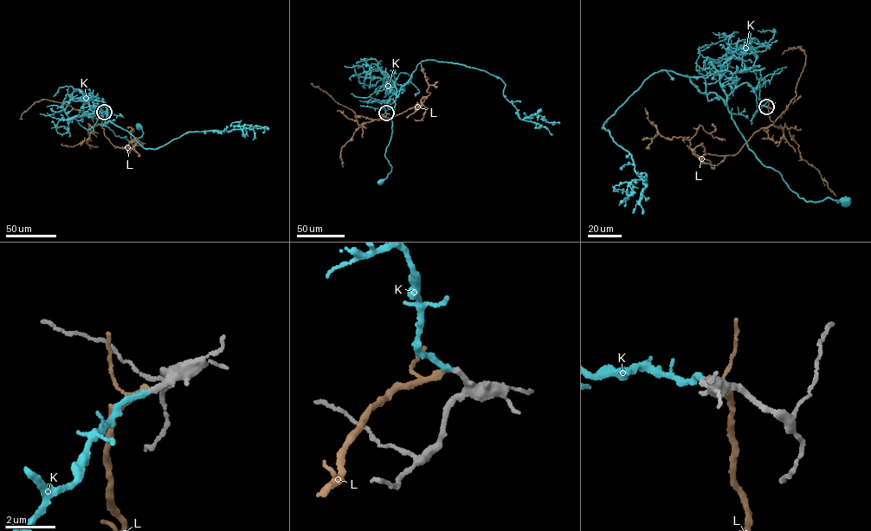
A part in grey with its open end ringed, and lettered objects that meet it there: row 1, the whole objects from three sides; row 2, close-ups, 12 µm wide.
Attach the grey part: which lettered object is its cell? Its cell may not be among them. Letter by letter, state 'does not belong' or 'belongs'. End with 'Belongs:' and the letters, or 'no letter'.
K: belongs
L: does not belong
Belongs: K

